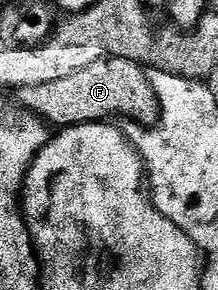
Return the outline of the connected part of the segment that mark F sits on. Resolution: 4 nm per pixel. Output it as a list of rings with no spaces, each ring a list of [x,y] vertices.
[[[115,56],[92,62],[92,66],[84,66],[84,70],[76,70],[76,74],[71,74],[69,78],[60,78],[57,82],[44,82],[44,86],[24,86],[17,89],[16,96],[21,107],[58,130],[77,124],[110,122],[114,120],[113,116],[134,120],[130,122],[138,126],[153,126],[162,113],[147,73],[131,60]]]

